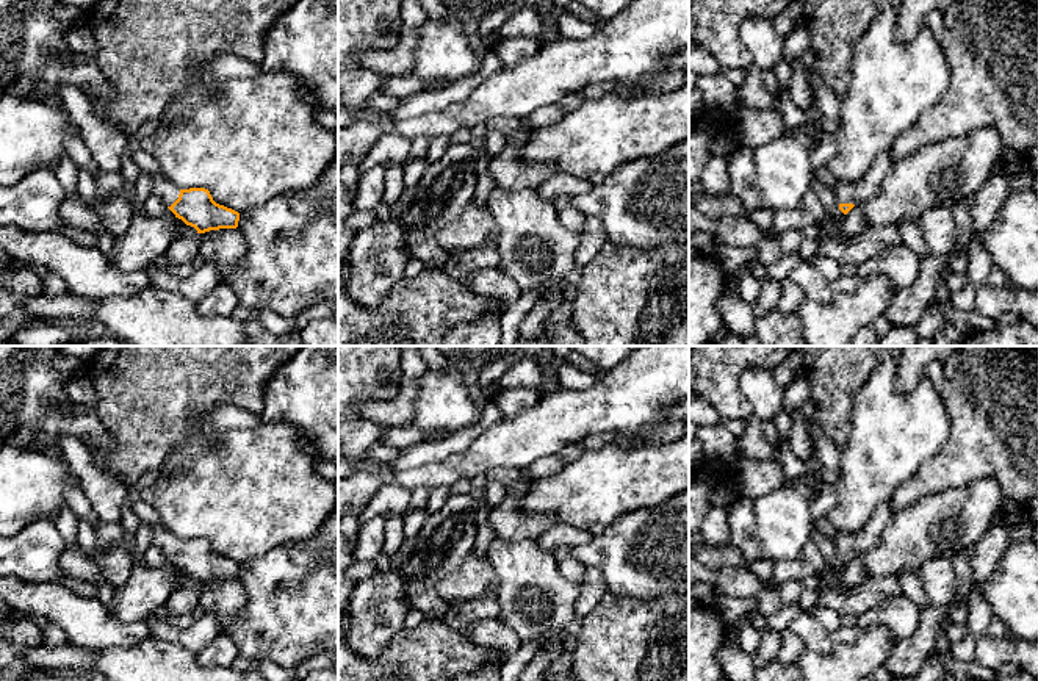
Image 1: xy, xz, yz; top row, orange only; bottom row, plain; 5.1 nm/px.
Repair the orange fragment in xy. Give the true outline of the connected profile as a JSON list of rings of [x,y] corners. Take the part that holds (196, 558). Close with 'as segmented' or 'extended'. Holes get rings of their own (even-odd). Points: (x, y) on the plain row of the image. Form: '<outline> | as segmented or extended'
[[[152,528],[152,543],[197,584],[238,578],[240,564],[216,554],[205,539],[180,540],[164,528]]] | extended

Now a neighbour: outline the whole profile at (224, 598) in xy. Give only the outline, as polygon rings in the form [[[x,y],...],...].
[[[219,579],[200,584],[199,606],[205,614],[213,614],[221,628],[236,618],[244,604],[246,593],[238,579]]]

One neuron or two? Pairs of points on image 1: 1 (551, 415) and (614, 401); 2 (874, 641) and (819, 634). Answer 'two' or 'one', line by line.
1: one
2: two

